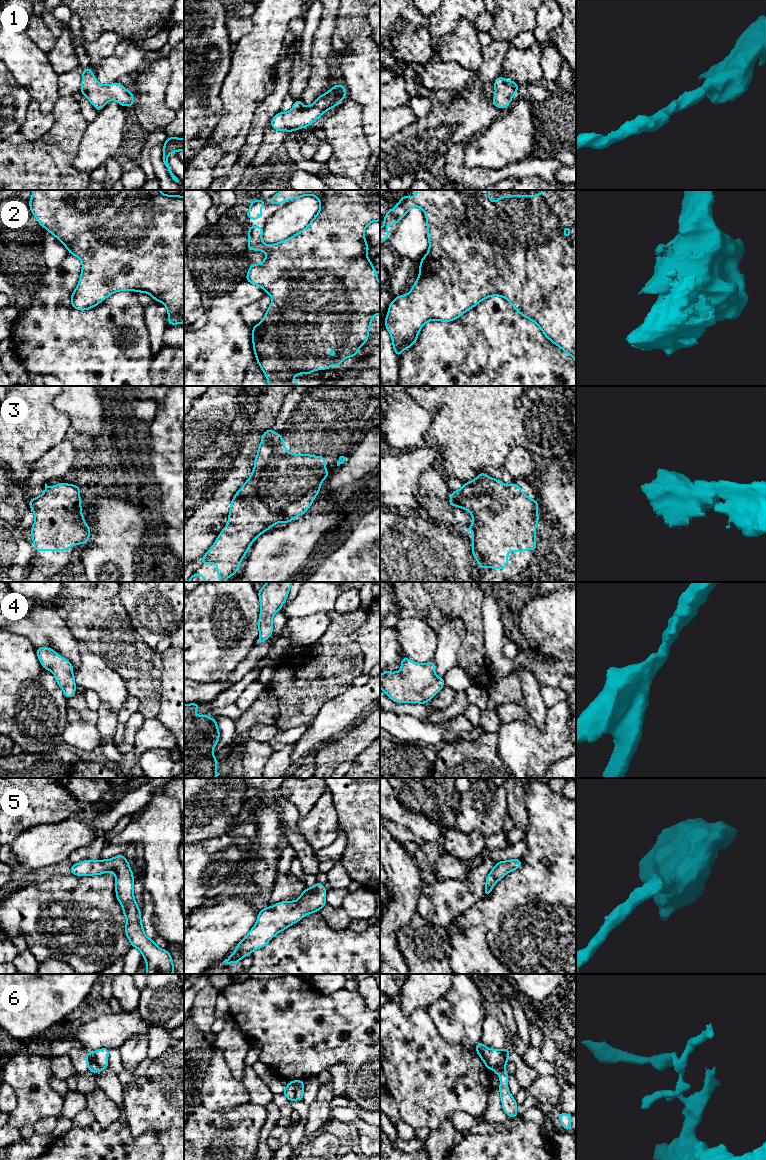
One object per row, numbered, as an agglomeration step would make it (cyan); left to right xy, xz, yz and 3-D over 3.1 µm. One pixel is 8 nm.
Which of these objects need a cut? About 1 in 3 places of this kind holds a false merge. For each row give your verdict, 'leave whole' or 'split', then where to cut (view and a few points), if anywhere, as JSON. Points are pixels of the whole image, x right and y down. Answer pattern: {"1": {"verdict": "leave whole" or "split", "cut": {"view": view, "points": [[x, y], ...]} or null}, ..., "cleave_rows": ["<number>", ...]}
{"1": {"verdict": "leave whole", "cut": null}, "2": {"verdict": "leave whole", "cut": null}, "3": {"verdict": "leave whole", "cut": null}, "4": {"verdict": "leave whole", "cut": null}, "5": {"verdict": "leave whole", "cut": null}, "6": {"verdict": "split", "cut": {"view": "yz", "points": [[502, 1050], [501, 1065], [504, 1067]]}}, "cleave_rows": ["6"]}

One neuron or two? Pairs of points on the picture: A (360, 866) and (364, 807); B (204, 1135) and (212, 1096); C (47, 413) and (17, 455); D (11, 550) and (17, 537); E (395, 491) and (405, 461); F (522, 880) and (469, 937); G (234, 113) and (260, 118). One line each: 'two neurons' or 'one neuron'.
A: one neuron
B: two neurons
C: one neuron
D: one neuron
E: one neuron
F: two neurons
G: two neurons

